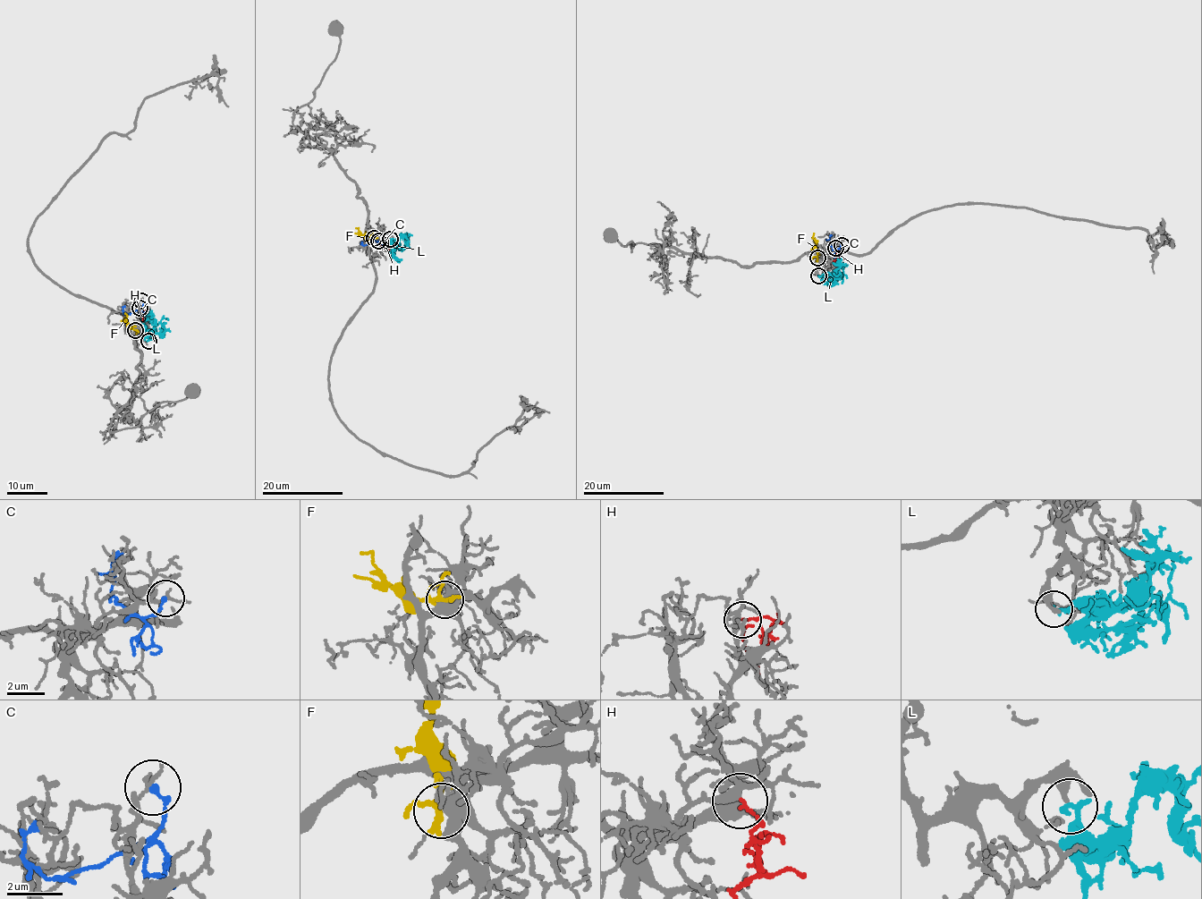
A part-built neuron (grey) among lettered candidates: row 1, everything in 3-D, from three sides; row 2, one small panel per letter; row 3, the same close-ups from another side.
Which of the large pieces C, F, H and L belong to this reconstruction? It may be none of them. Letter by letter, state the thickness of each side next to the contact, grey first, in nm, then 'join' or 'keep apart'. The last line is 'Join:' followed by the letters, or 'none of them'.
C: 100/200 nm | keep apart
F: 440/190 nm | keep apart
H: 240/100 nm | join
L: 240/240 nm | keep apart
Join: H

